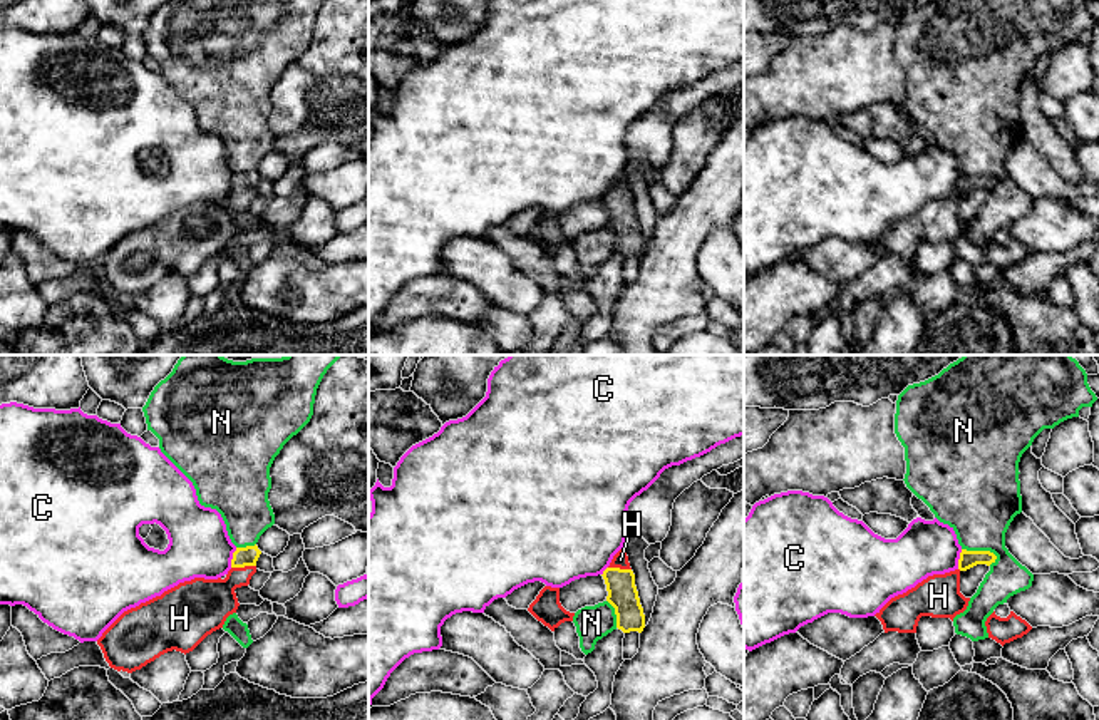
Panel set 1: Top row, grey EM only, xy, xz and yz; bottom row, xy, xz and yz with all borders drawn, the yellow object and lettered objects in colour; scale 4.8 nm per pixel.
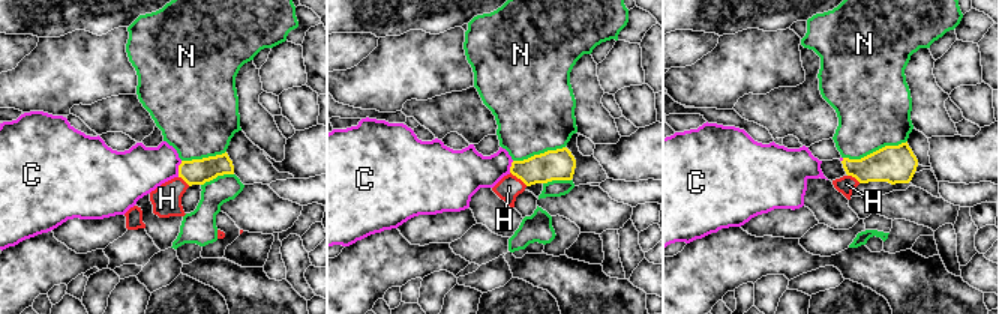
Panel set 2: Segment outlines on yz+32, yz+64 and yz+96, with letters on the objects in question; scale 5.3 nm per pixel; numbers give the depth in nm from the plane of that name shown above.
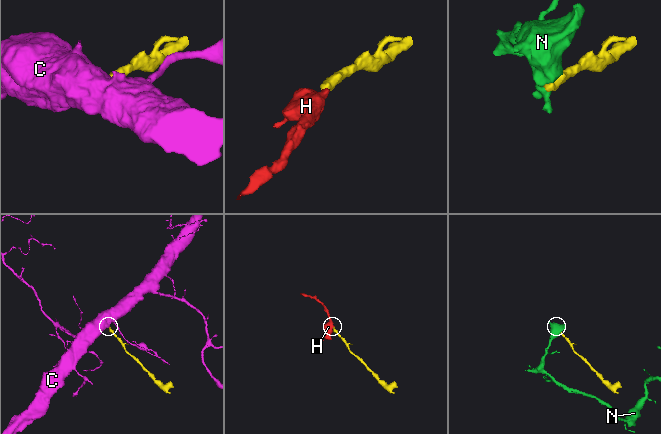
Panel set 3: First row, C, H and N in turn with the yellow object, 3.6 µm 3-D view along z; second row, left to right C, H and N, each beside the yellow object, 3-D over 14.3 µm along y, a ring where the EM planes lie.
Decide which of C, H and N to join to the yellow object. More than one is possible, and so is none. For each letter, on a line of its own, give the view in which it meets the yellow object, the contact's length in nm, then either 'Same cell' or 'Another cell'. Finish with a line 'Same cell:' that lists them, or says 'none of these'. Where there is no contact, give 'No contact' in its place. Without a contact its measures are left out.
C: Touches yellow in xy. Shared border 100 nm. Another cell
H: Touches yellow in xy. Shared border 120 nm. Same cell
N: Touches yellow in yz. Shared border 180 nm. Another cell
Same cell: H

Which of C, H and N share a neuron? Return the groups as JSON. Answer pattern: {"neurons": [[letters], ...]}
{"neurons": [["C"], ["H"], ["N"]]}

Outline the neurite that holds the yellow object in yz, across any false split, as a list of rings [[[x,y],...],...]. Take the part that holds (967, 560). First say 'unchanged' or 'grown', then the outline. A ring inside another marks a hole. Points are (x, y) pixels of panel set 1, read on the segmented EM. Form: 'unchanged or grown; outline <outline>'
unchanged; outline [[[962,549],[960,559],[958,559],[958,569],[967,571],[977,564],[987,564],[990,566],[995,563],[997,556],[990,551],[967,551]]]

